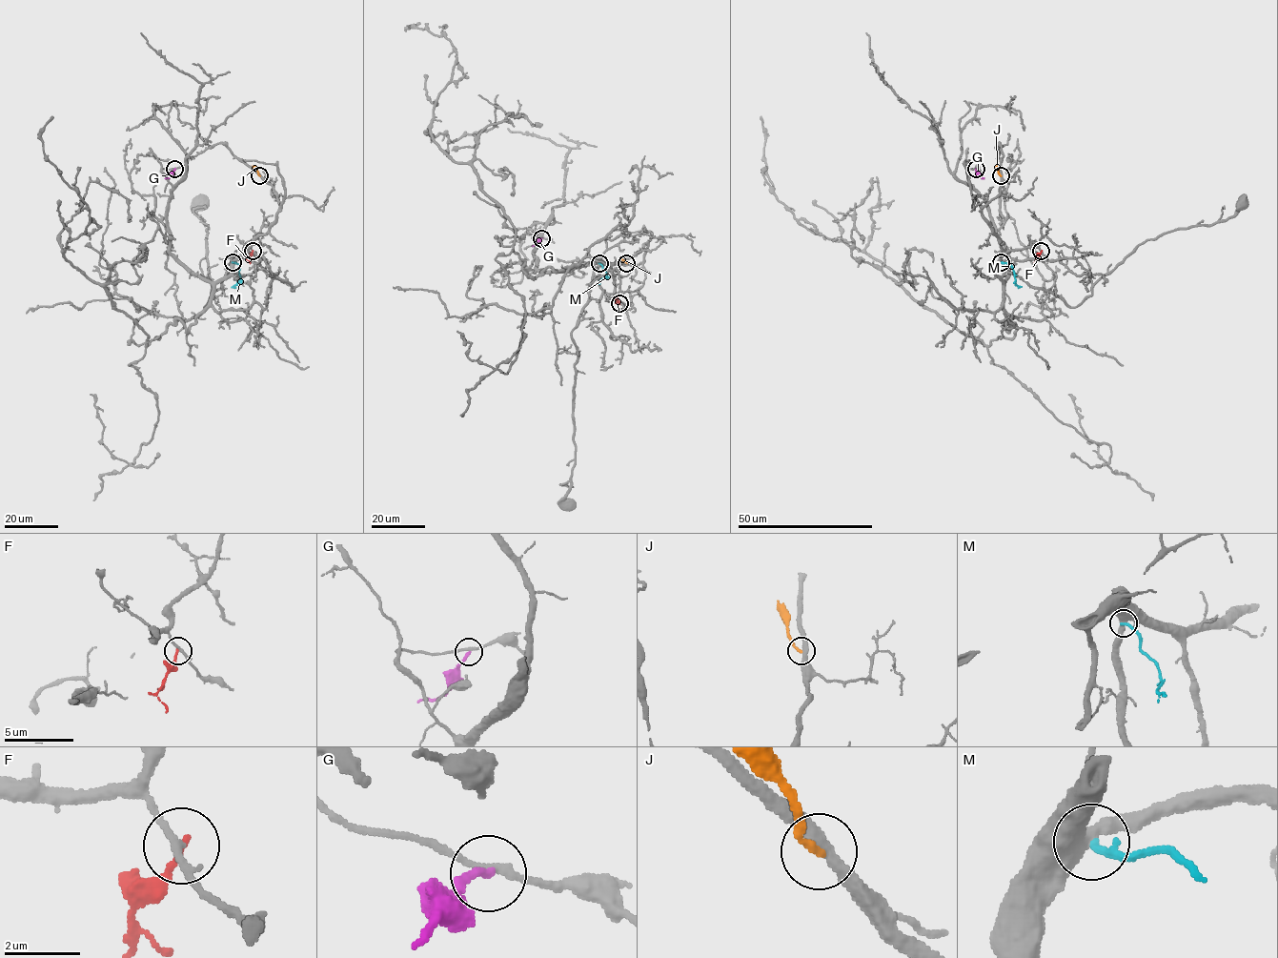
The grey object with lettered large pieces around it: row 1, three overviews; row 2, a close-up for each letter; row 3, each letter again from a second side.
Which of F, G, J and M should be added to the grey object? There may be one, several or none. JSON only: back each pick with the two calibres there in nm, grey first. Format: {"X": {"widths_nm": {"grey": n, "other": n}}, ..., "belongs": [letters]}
{"belongs": []}

